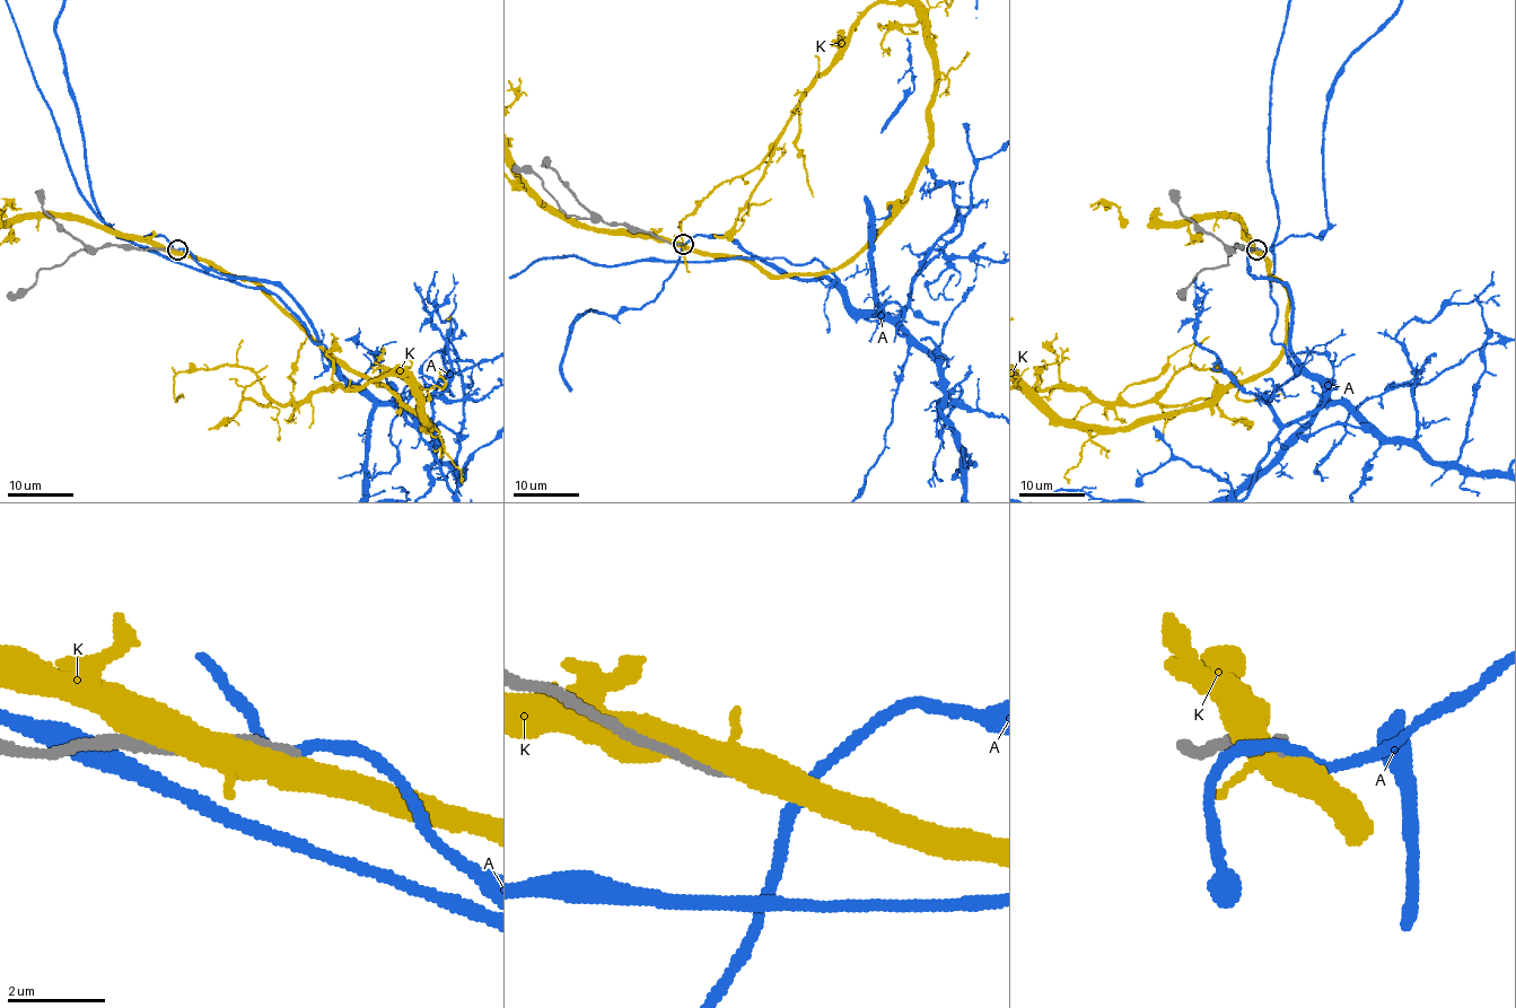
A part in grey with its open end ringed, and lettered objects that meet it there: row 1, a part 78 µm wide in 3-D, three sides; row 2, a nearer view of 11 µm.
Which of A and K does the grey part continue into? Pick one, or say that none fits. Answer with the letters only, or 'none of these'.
none of these

